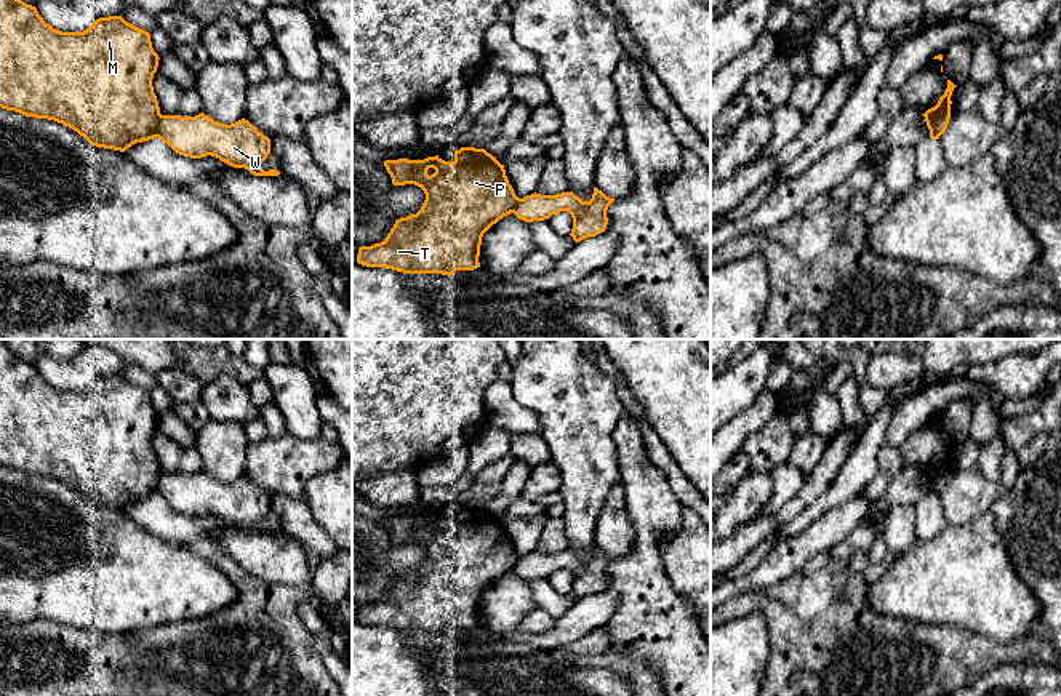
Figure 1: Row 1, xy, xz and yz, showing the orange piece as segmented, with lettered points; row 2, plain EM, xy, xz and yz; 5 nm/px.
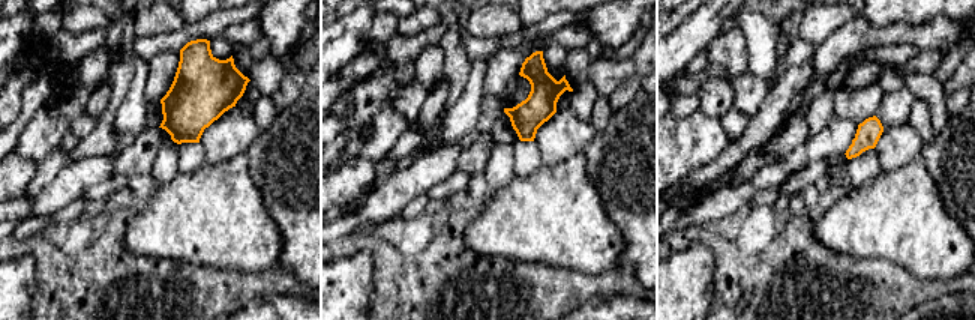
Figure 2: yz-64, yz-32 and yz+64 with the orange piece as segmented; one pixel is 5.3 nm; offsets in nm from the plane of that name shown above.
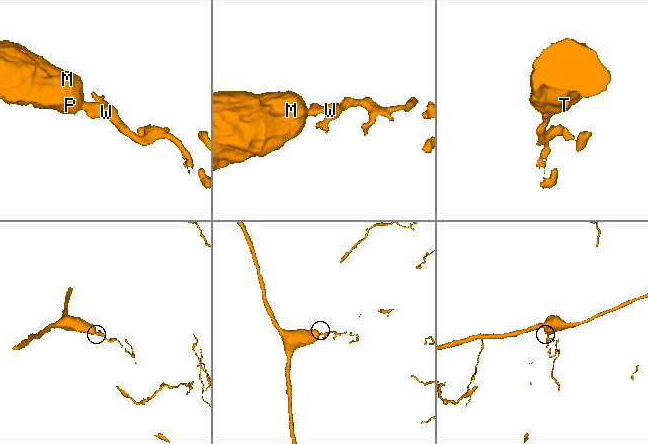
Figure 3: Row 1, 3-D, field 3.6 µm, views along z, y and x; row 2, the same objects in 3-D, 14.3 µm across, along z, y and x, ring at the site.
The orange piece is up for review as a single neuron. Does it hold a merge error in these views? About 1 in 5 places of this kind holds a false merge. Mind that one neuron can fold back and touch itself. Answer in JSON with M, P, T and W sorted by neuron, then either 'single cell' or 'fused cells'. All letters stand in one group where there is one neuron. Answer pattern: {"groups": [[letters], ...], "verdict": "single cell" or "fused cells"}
{"groups": [["M", "P", "T"], ["W"]], "verdict": "fused cells"}

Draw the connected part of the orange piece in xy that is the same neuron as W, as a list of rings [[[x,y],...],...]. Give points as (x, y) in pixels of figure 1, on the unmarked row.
[[[203,470],[195,475],[160,474],[157,496],[184,515],[211,514],[254,534],[280,533],[277,528],[261,526],[270,512],[270,498],[245,477],[224,483]]]

